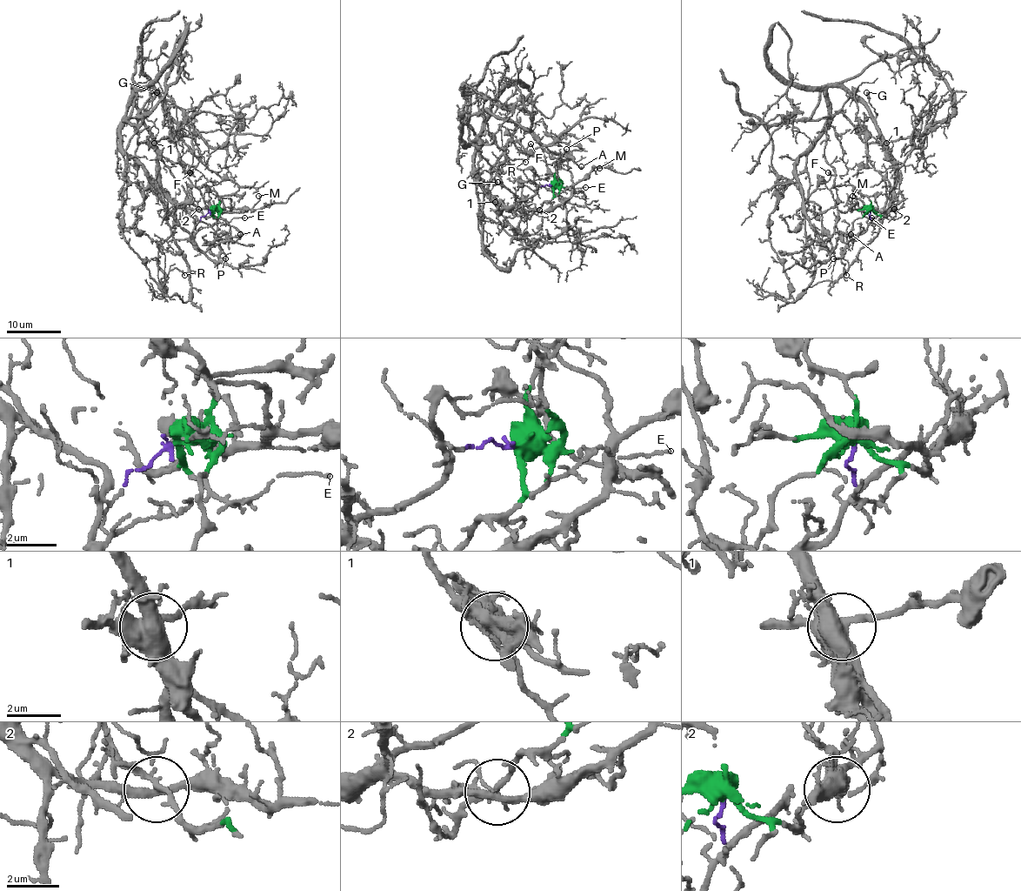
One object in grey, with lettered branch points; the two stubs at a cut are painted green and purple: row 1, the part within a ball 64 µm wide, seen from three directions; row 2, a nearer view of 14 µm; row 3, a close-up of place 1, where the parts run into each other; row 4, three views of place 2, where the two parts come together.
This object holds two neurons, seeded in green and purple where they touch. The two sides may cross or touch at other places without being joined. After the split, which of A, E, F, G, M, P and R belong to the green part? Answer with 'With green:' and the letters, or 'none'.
With green: A, E, F, P

